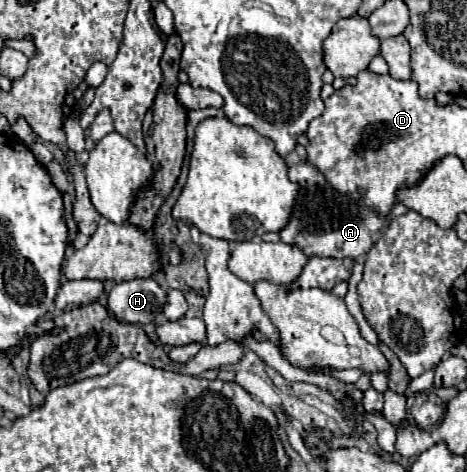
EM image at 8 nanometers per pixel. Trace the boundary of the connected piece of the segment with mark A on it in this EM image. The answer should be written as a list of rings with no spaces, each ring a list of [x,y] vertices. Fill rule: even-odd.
[[[311,163],[291,165],[289,167],[289,179],[299,185],[299,195],[297,195],[293,213],[289,217],[289,223],[279,231],[279,235],[281,235],[283,243],[297,245],[307,257],[349,257],[349,259],[357,259],[357,257],[369,253],[369,249],[375,245],[375,237],[379,235],[379,231],[383,231],[387,227],[387,217],[379,215],[377,211],[371,211],[369,207],[363,207],[361,203],[351,199],[351,195],[343,195],[343,193],[335,191],[327,183],[327,179],[323,179],[323,173],[315,171],[315,167],[311,167]]]

